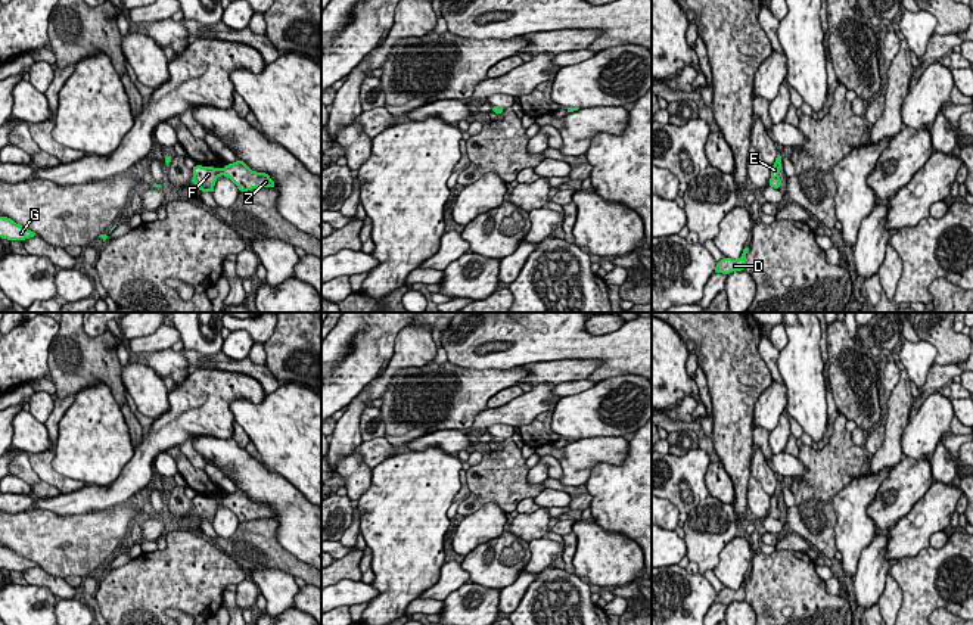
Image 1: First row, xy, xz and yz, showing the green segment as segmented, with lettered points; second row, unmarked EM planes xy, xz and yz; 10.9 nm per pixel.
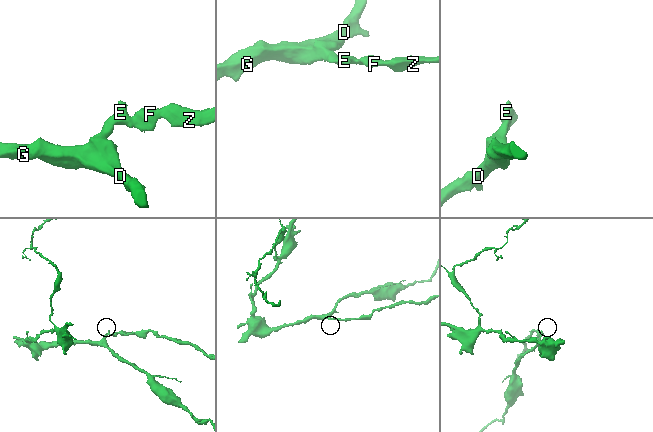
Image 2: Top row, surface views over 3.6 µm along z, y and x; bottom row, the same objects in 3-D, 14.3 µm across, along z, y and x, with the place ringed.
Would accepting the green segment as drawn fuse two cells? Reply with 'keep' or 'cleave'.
keep

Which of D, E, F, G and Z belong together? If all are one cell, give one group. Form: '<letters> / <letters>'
D E F G Z

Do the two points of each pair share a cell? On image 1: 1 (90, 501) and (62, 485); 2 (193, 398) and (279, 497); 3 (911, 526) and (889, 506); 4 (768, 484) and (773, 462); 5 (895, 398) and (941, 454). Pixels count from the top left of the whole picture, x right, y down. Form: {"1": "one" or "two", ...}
{"1": "two", "2": "two", "3": "two", "4": "two", "5": "two"}

